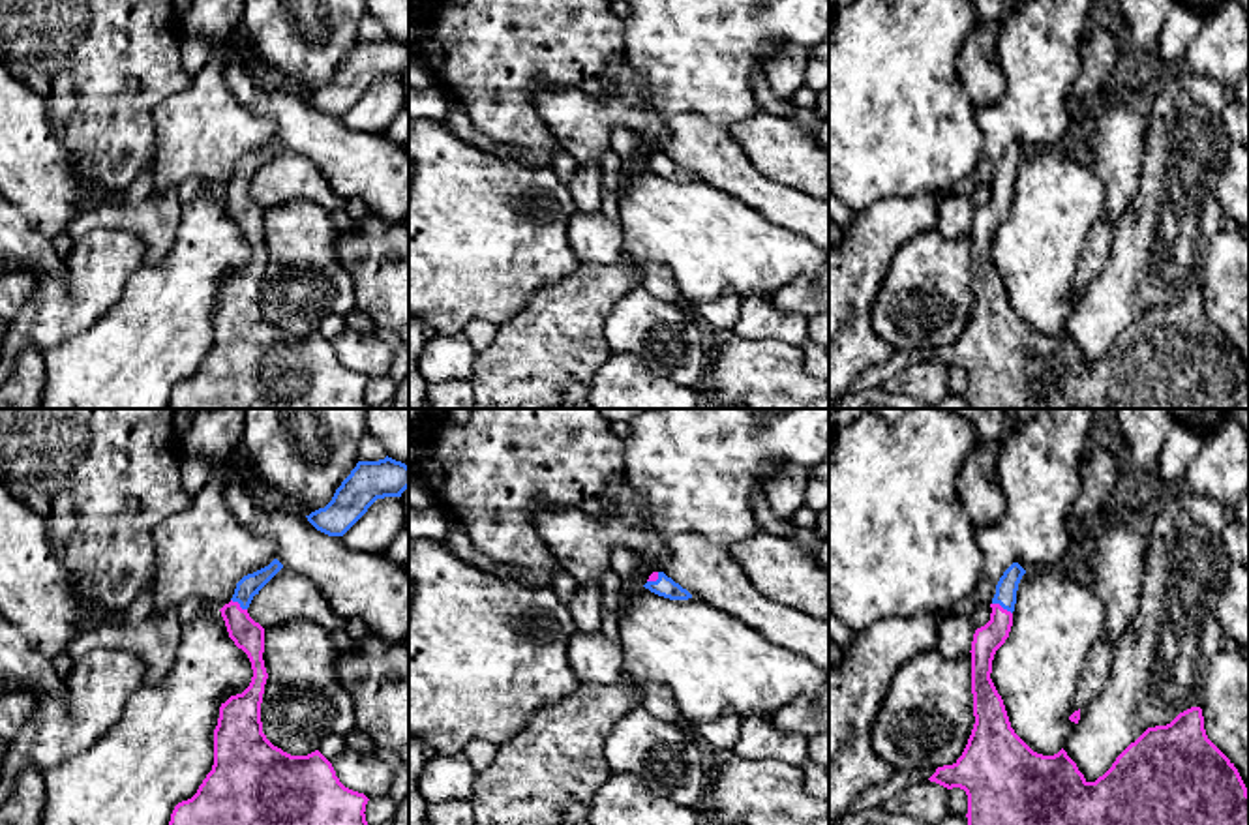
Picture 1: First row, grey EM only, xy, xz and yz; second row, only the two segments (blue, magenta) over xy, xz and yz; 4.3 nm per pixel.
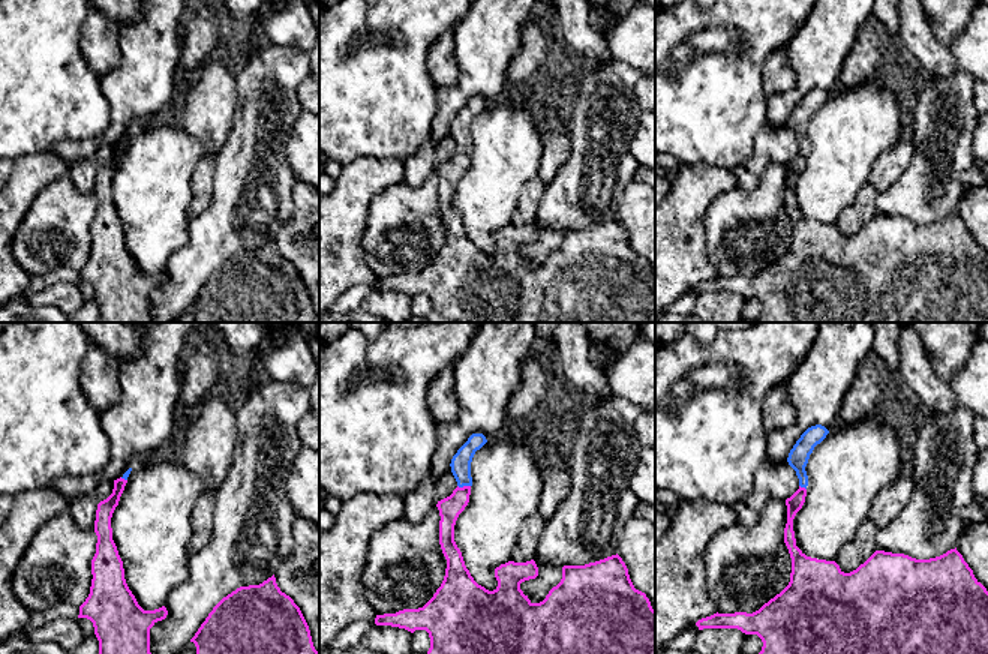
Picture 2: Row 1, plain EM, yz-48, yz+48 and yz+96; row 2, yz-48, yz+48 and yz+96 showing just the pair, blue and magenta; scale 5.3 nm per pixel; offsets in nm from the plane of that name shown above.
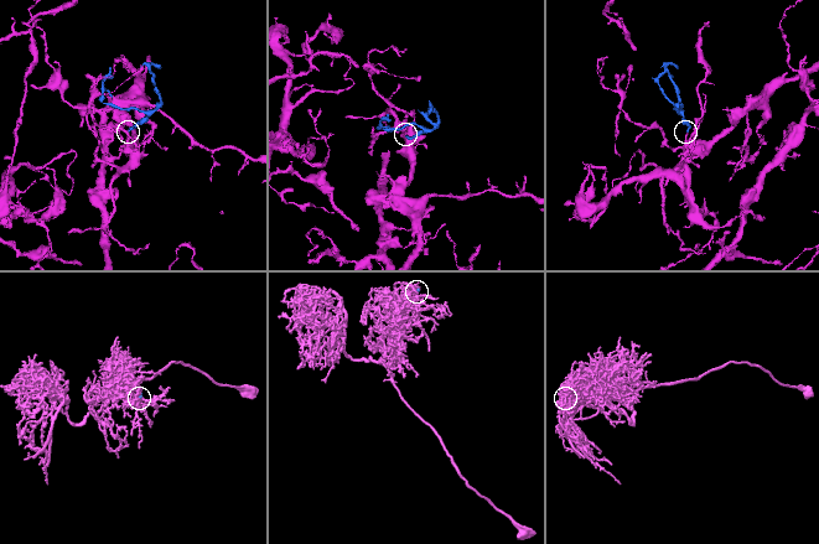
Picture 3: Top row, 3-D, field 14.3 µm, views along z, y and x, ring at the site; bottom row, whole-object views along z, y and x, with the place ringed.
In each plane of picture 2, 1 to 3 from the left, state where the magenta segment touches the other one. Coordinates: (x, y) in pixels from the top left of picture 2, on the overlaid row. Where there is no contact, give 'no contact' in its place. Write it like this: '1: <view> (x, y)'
1: yz-48 (123, 477)
2: yz+48 (464, 485)
3: yz+96 (802, 486)

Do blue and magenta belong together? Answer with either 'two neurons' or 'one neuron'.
one neuron

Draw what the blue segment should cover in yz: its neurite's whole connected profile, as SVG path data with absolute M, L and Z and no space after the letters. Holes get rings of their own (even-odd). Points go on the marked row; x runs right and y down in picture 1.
M1013 562L996 585L990 621L977 628L971 641L971 694L975 724L962 756L938 767L928 778L968 795L968 825L1249 825L1249 793L1234 763L1208 739L1200 707L1180 712L1170 724L1148 728L1131 742L1095 782L1088 782L1061 748L1054 756L1033 752L1011 728L1005 705L990 673L996 651L1013 626L1018 583L1026 570Z

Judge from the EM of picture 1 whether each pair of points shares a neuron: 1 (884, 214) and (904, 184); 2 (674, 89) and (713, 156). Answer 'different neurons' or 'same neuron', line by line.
1: different neurons
2: different neurons

